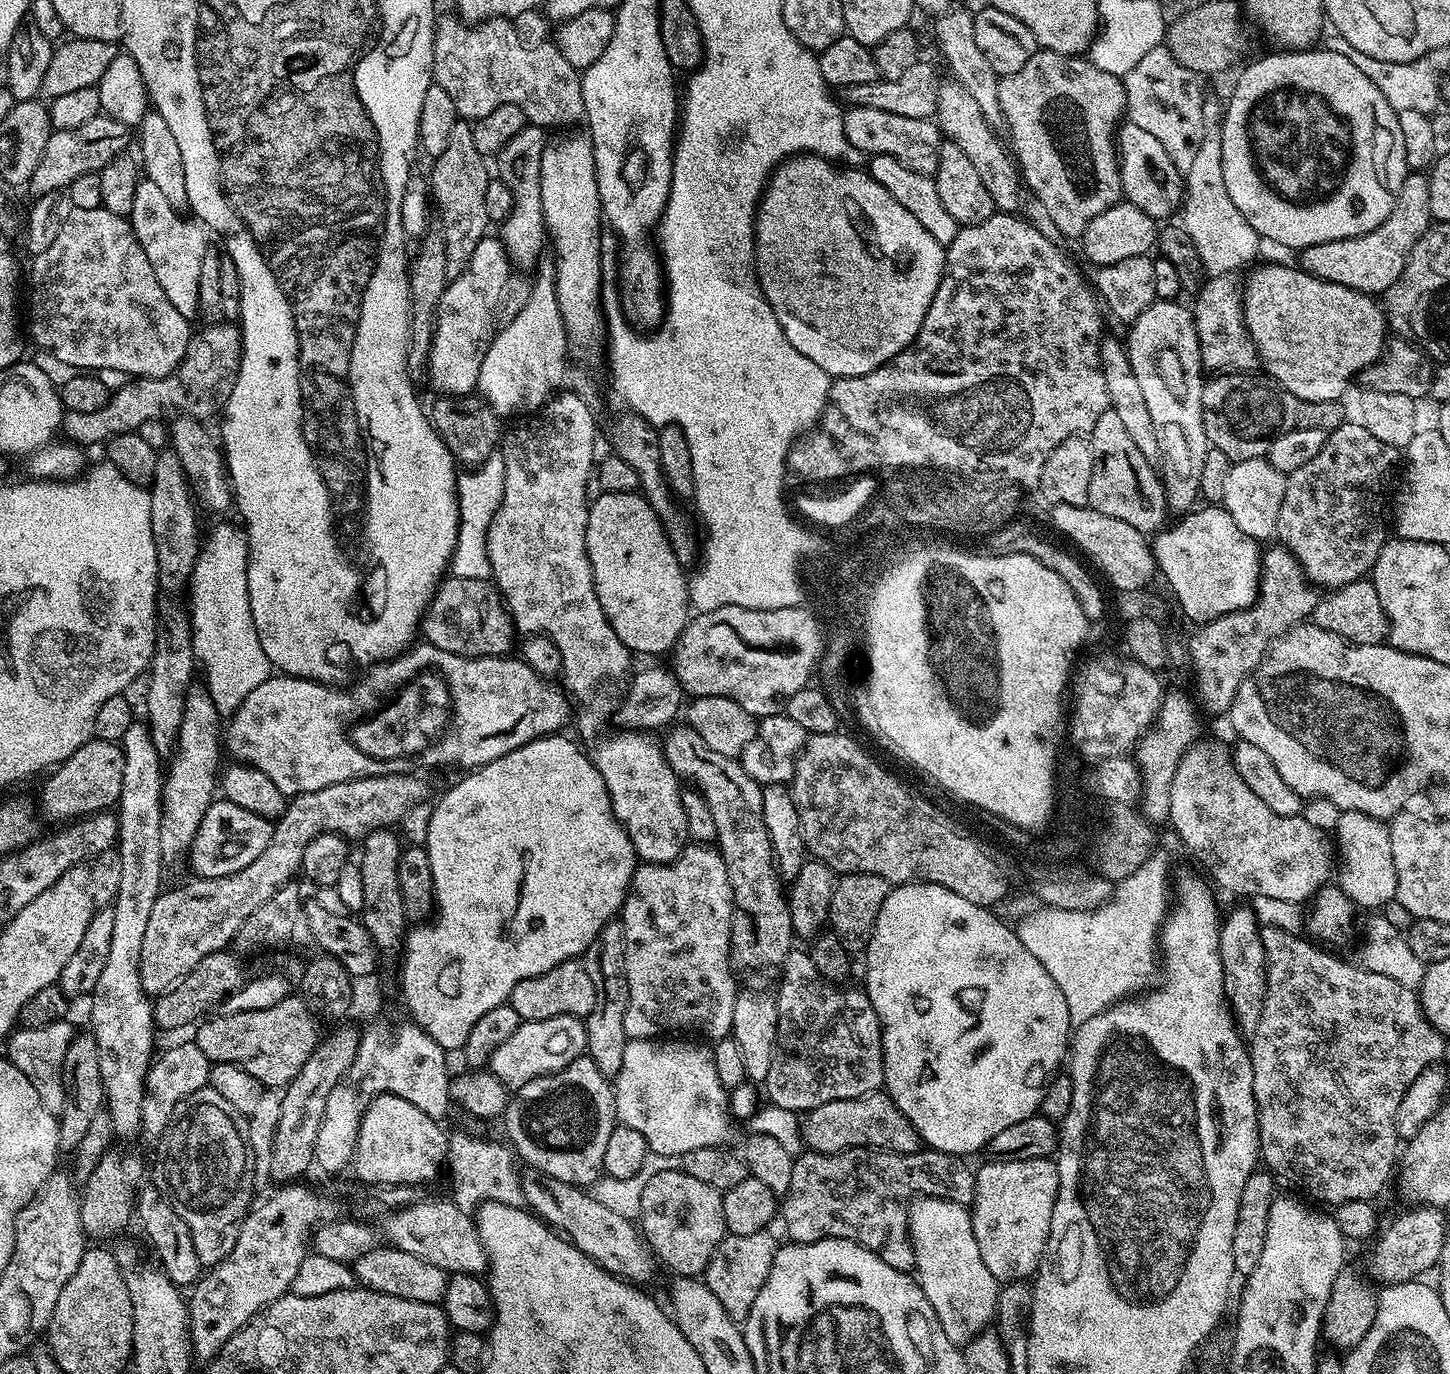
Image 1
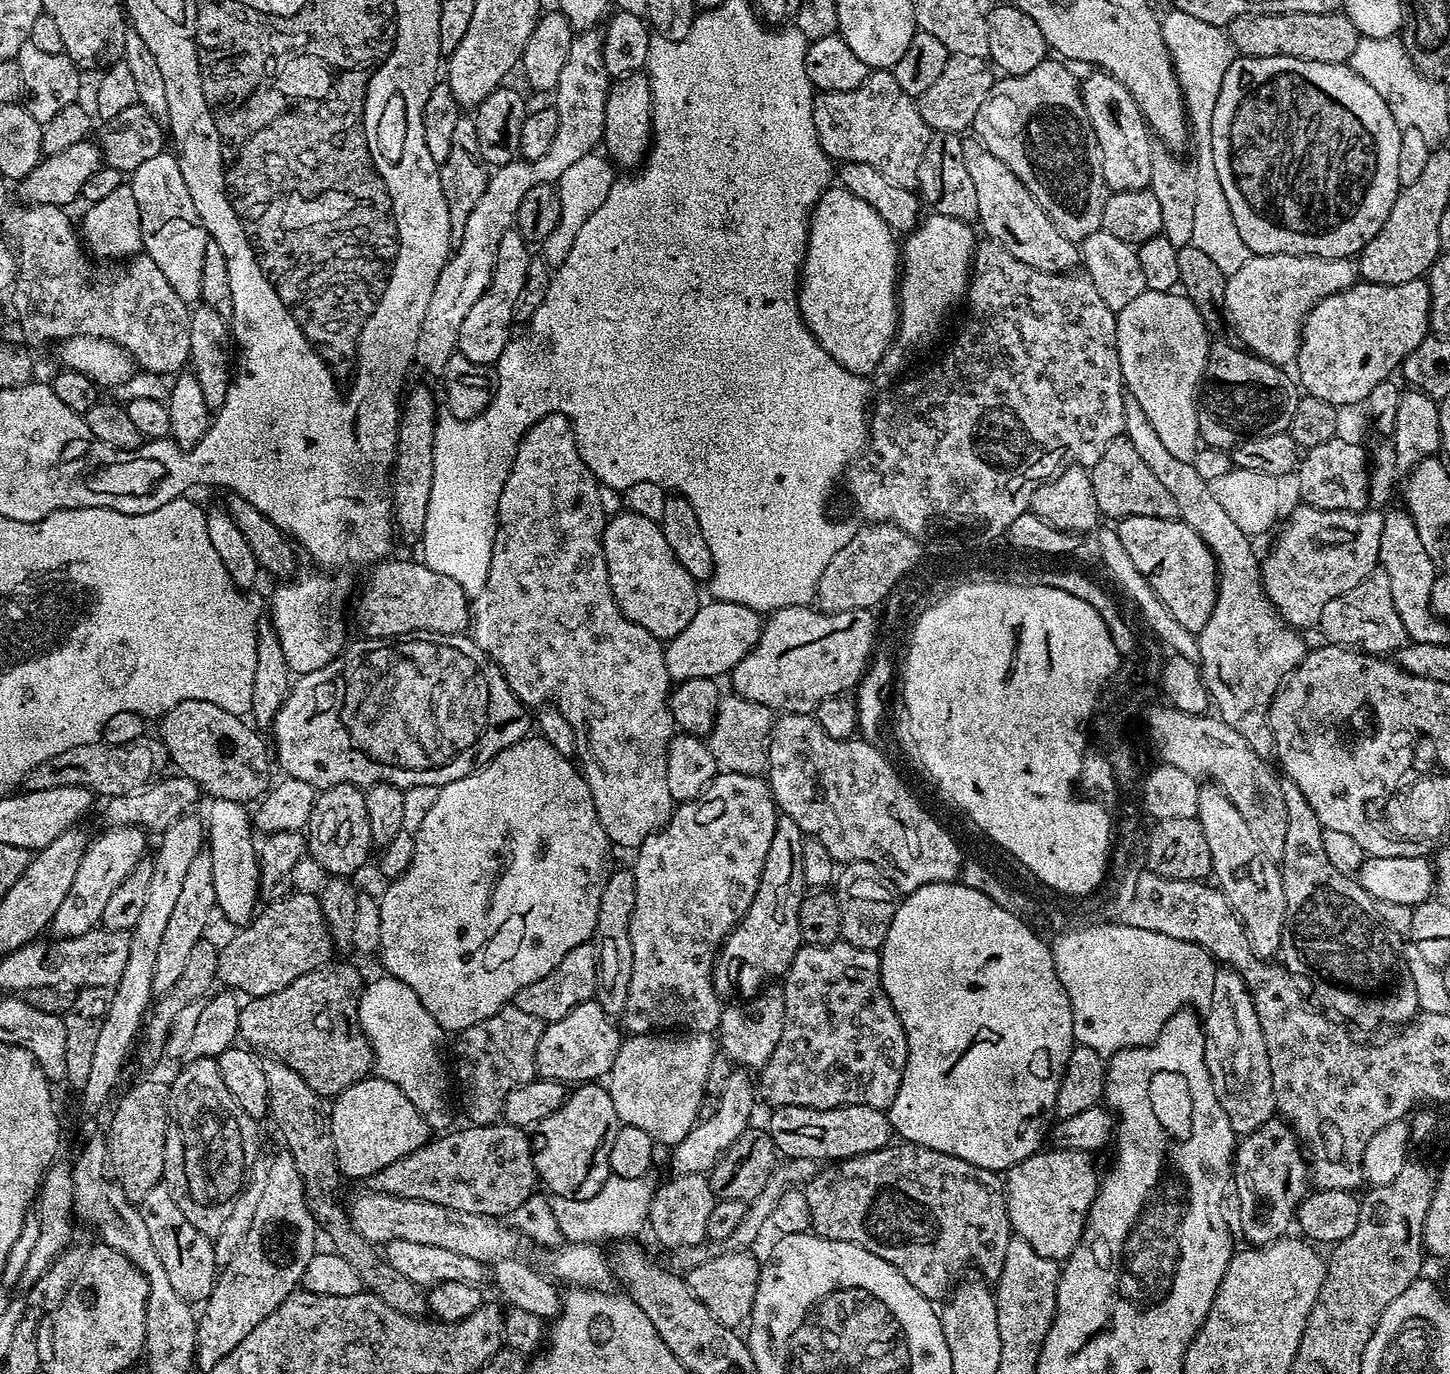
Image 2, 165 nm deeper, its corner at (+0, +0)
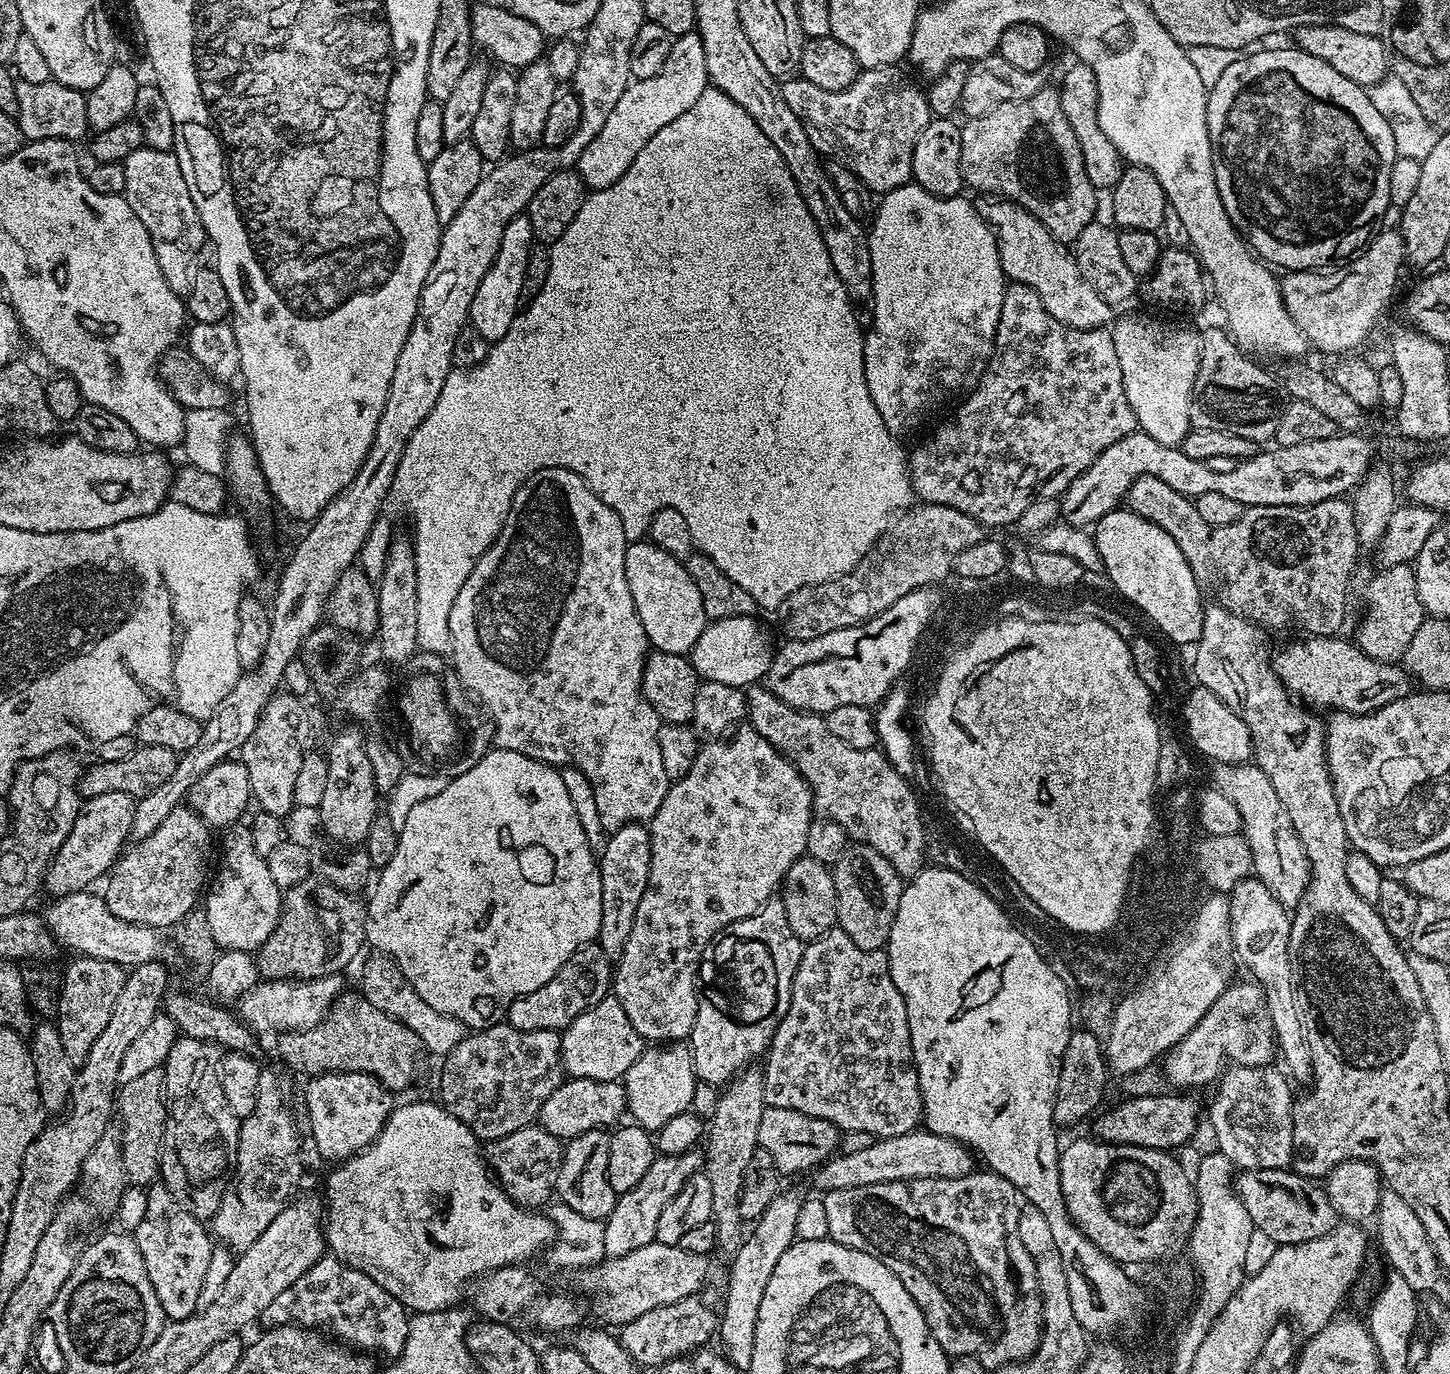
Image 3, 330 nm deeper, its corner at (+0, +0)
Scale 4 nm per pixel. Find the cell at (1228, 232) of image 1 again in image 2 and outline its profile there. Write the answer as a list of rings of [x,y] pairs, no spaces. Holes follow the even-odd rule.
[[[1169,9],[1168,14],[1161,17],[1160,29],[1162,30],[1163,42],[1166,44],[1167,52],[1171,56],[1172,65],[1175,67],[1175,74],[1179,80],[1180,88],[1183,91],[1185,115],[1189,121],[1189,133],[1191,143],[1196,148],[1196,158],[1192,163],[1192,171],[1196,182],[1196,201],[1194,215],[1194,232],[1192,244],[1201,248],[1205,254],[1212,259],[1224,275],[1232,275],[1244,265],[1252,253],[1246,242],[1242,241],[1241,234],[1234,223],[1233,214],[1230,211],[1230,204],[1226,201],[1226,194],[1223,193],[1222,182],[1219,181],[1218,170],[1215,169],[1213,154],[1213,116],[1214,108],[1217,105],[1219,91],[1222,90],[1222,78],[1226,70],[1233,64],[1238,53],[1232,44],[1231,37],[1217,25],[1199,21],[1191,17],[1185,11]]]

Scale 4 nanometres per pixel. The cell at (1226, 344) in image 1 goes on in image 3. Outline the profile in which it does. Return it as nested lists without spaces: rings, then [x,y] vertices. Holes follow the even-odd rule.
[[[1392,230],[1392,232],[1377,231],[1372,239],[1368,241],[1366,247],[1355,258],[1349,259],[1343,266],[1333,267],[1331,270],[1313,270],[1310,272],[1288,272],[1283,279],[1280,280],[1280,293],[1284,299],[1286,310],[1290,314],[1290,318],[1294,318],[1294,322],[1304,332],[1305,338],[1313,349],[1317,348],[1320,352],[1344,352],[1340,354],[1348,354],[1351,348],[1356,348],[1368,335],[1372,332],[1372,327],[1380,320],[1380,315],[1388,308],[1388,303],[1392,300],[1392,295],[1396,292],[1396,283],[1400,280],[1400,263],[1405,263],[1406,257],[1404,255],[1404,242],[1400,237],[1399,231]]]

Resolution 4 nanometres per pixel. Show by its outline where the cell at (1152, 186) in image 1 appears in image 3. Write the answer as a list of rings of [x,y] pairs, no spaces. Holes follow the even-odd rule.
[[[1072,62],[1065,70],[1060,84],[1058,83],[1058,91],[1062,102],[1062,114],[1066,114],[1070,130],[1074,130],[1074,138],[1078,138],[1078,146],[1082,148],[1082,158],[1086,162],[1086,178],[1090,178],[1097,190],[1111,190],[1124,173],[1126,164],[1120,159],[1114,142],[1110,142],[1110,138],[1106,138],[1106,134],[1102,134],[1102,128],[1098,126],[1098,82],[1094,70],[1090,70],[1090,66],[1085,64]]]

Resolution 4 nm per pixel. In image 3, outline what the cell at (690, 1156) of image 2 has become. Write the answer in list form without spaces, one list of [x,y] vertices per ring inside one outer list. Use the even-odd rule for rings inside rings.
[[[693,1150],[686,1154],[674,1154],[673,1156],[657,1155],[655,1162],[646,1170],[642,1182],[634,1186],[634,1190],[622,1192],[617,1195],[614,1210],[608,1219],[603,1221],[605,1228],[605,1257],[630,1254],[630,1250],[638,1250],[642,1246],[653,1243],[658,1230],[658,1218],[662,1215],[662,1209],[682,1186],[686,1186],[695,1172],[701,1171],[702,1156],[699,1151]]]

